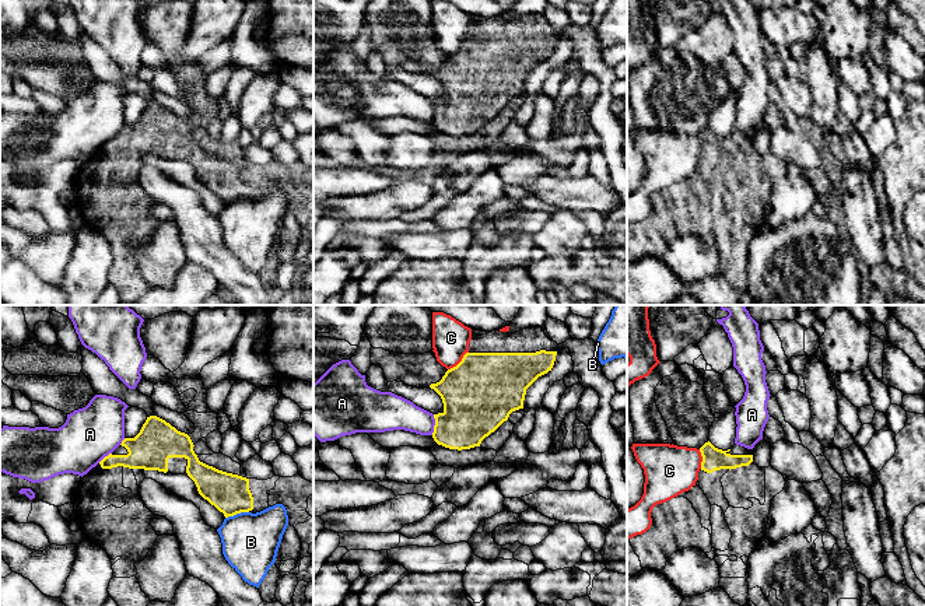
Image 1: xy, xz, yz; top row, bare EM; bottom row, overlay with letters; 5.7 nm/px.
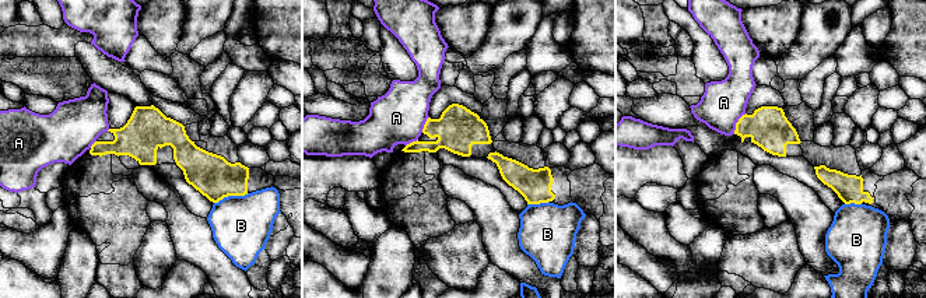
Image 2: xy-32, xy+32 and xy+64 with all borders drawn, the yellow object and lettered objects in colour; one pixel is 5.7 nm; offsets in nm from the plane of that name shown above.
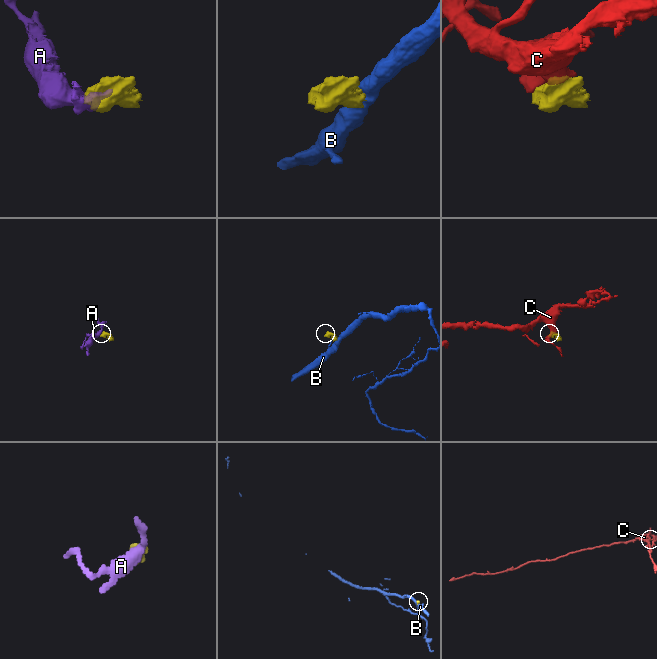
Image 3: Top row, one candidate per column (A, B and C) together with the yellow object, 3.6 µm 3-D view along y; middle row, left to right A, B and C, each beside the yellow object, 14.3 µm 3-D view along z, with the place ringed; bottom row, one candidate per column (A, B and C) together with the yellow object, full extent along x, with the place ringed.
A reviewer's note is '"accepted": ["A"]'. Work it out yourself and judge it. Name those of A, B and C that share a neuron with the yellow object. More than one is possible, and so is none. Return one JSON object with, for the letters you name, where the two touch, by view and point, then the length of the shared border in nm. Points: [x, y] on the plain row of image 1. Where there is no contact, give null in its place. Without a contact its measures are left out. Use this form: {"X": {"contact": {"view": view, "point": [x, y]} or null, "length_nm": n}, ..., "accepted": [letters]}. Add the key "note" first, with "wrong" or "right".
{"note": "wrong", "accepted": []}

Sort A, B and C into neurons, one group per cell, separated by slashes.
A / B / C

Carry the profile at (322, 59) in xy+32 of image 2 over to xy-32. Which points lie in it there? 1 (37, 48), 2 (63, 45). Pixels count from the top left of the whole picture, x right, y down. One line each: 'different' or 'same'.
1: same
2: same

